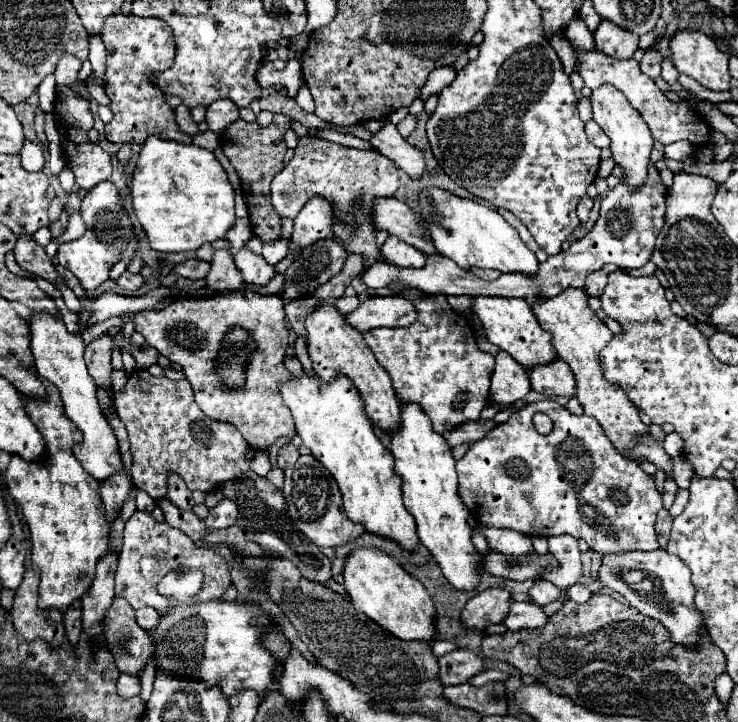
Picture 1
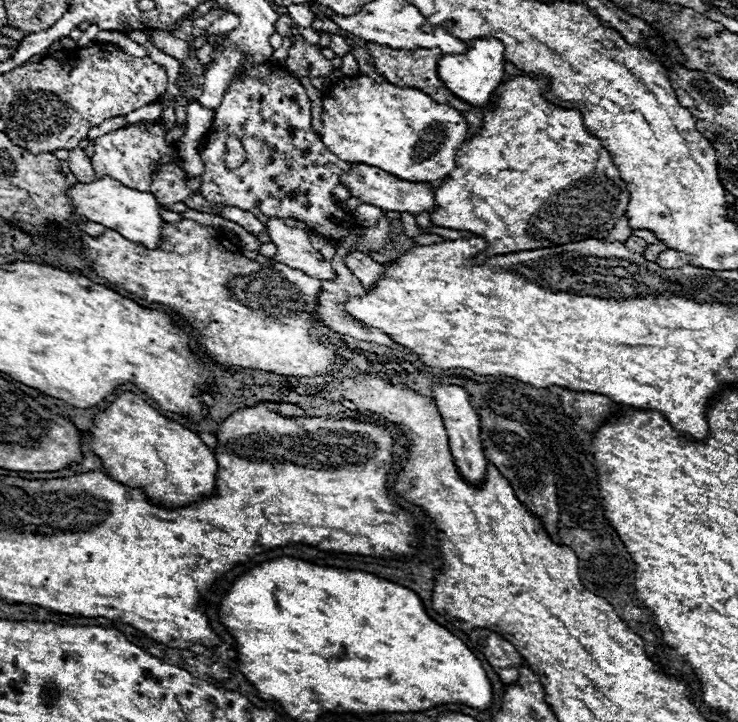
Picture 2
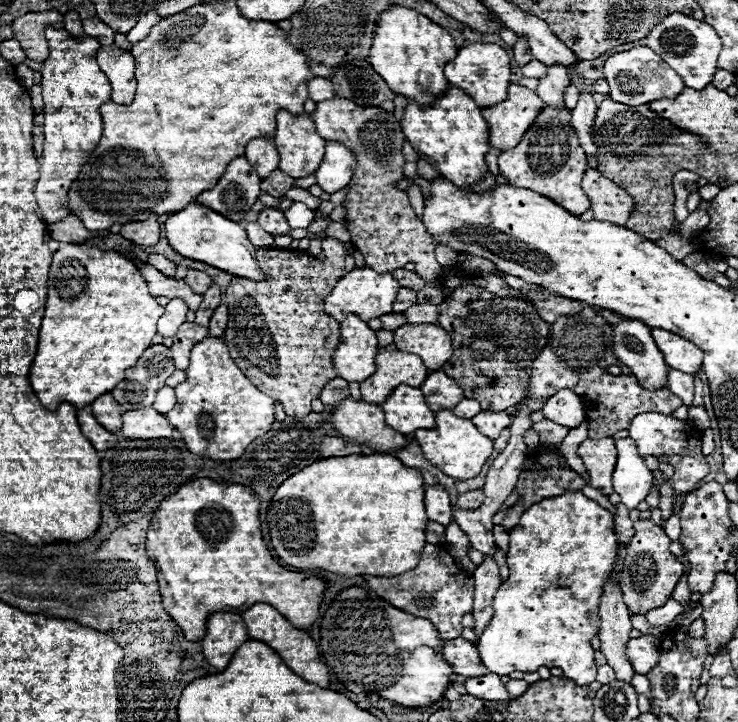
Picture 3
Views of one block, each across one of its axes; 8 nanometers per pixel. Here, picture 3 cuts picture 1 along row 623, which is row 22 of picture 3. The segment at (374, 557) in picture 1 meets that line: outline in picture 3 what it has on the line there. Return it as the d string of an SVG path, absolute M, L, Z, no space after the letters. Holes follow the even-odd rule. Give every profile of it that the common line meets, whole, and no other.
M390 4L378 16L368 62L396 94L426 104L446 92L448 80L444 78L442 70L444 64L456 56L456 52L458 48L454 46L452 36L442 26L434 24L430 18L412 8Z

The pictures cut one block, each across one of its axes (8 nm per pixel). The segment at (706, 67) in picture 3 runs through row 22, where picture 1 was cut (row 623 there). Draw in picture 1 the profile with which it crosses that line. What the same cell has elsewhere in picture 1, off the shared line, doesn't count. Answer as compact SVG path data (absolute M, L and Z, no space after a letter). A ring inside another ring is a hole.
M658 549L649 552L624 552L616 556L604 556L600 566L600 580L604 586L620 592L632 608L640 614L658 620L670 634L672 644L694 648L700 644L700 632L706 628L702 612L694 604L696 588L692 586L690 568L677 556Z

